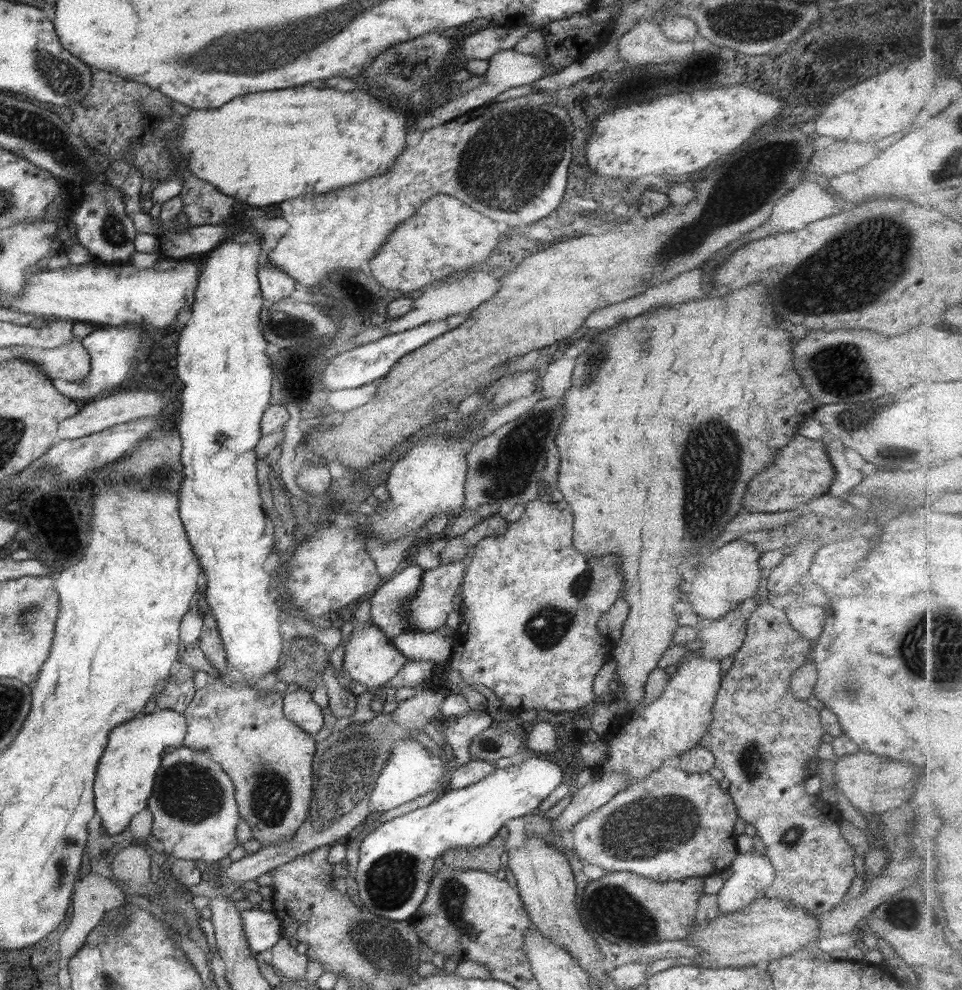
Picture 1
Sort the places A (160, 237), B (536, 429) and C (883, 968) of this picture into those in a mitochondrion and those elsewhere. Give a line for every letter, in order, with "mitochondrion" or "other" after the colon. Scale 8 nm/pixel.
A: other
B: mitochondrion
C: other

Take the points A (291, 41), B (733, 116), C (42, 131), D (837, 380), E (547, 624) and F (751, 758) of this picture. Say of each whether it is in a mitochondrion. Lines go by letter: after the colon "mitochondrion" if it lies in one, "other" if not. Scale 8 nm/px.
A: mitochondrion
B: other
C: mitochondrion
D: mitochondrion
E: mitochondrion
F: mitochondrion

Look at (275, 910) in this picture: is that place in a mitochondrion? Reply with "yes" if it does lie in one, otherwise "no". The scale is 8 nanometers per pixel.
no

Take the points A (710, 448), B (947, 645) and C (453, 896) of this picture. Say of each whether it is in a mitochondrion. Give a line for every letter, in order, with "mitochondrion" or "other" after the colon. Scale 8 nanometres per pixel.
A: mitochondrion
B: mitochondrion
C: mitochondrion

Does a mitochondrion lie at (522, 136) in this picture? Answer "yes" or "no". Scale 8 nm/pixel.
yes

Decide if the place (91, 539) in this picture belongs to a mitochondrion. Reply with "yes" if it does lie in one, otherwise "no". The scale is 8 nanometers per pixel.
no

